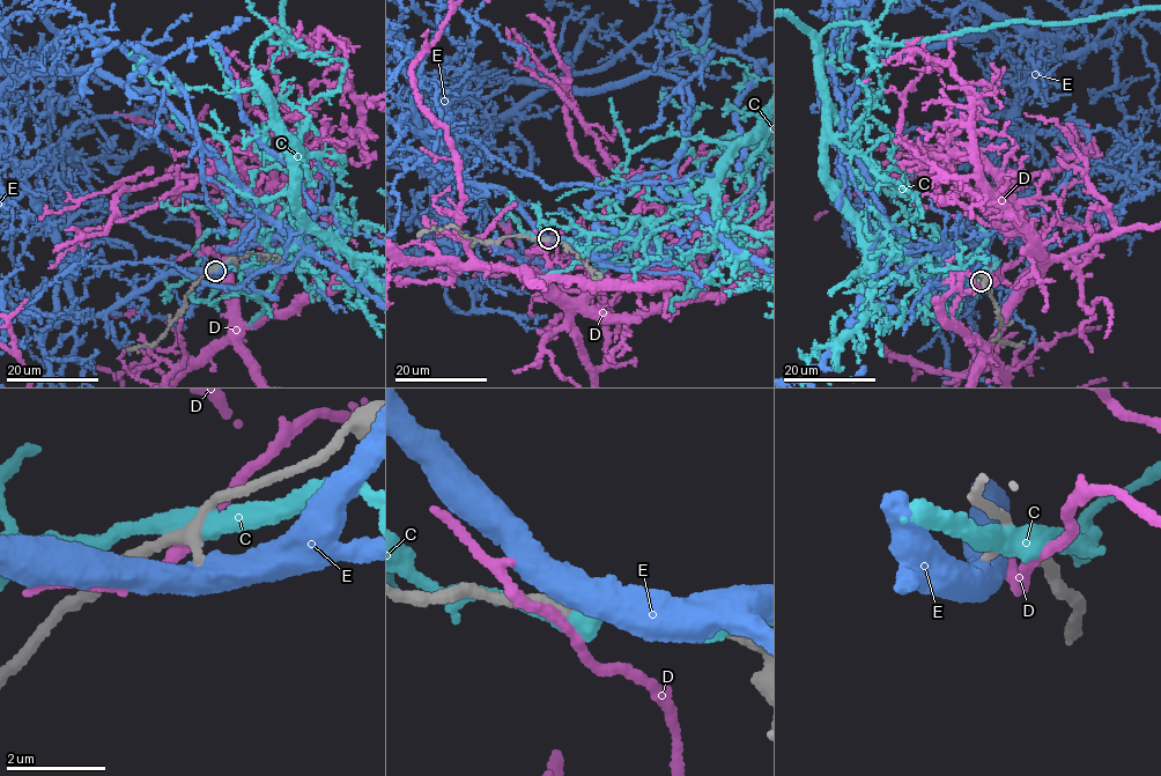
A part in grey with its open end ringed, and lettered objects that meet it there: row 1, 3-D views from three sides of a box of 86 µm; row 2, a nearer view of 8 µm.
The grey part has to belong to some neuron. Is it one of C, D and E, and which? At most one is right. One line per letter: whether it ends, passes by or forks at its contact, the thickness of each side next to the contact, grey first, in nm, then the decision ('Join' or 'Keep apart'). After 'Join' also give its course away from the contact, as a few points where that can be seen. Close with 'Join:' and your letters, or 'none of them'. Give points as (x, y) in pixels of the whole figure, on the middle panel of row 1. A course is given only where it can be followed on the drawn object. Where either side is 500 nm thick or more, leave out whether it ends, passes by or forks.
C: It passes by. Thickness 280 nm (grey) against 480 nm. Keep apart
D: It passes by. Thickness 280 nm (grey) against 190 nm. Keep apart
E: Thickness 220 nm (grey) against 550 nm. Keep apart
Join: none of them

